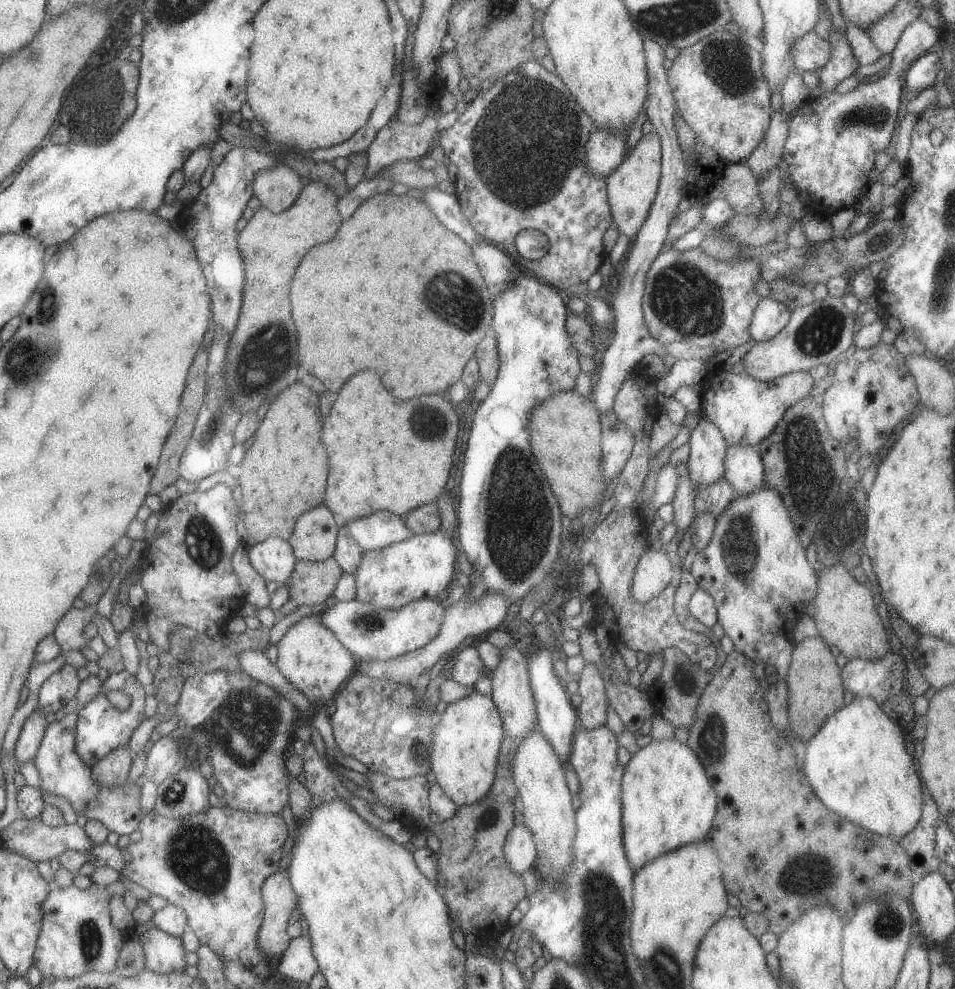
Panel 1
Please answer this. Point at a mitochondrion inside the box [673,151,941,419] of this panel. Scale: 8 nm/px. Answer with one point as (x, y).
(818, 335)

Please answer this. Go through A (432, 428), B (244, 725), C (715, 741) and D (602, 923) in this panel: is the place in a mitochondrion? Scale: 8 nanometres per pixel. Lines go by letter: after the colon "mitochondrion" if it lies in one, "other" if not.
A: mitochondrion
B: mitochondrion
C: mitochondrion
D: mitochondrion

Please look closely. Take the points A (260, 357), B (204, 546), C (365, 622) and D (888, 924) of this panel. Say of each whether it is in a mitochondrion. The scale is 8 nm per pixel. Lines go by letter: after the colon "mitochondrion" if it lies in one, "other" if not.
A: mitochondrion
B: mitochondrion
C: mitochondrion
D: mitochondrion

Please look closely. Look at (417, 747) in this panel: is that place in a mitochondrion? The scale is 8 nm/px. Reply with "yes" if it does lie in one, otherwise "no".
no

